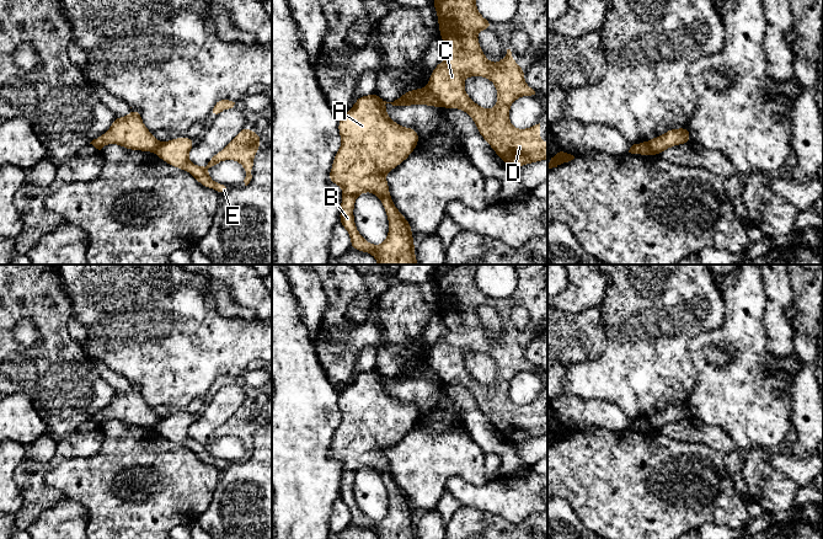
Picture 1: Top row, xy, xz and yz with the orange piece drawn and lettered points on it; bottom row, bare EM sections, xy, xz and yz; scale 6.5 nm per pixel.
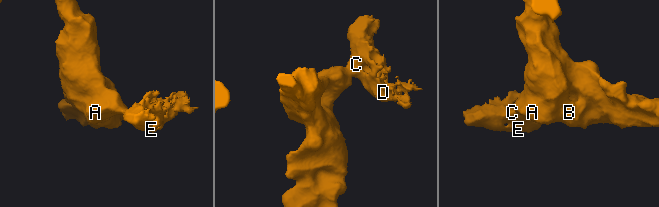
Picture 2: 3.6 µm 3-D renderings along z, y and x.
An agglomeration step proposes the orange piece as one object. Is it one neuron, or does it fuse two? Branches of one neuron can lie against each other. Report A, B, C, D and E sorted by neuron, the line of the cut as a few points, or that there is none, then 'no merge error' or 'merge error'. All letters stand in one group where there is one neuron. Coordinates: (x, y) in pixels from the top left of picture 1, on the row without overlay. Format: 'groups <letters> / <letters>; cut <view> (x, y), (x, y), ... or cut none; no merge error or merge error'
groups A B / C D E; cut xz (427, 363), (443, 382); merge error

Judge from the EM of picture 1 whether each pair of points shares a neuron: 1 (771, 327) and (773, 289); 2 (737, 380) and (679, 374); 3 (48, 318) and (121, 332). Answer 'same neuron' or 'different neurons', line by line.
1: same neuron
2: different neurons
3: different neurons

